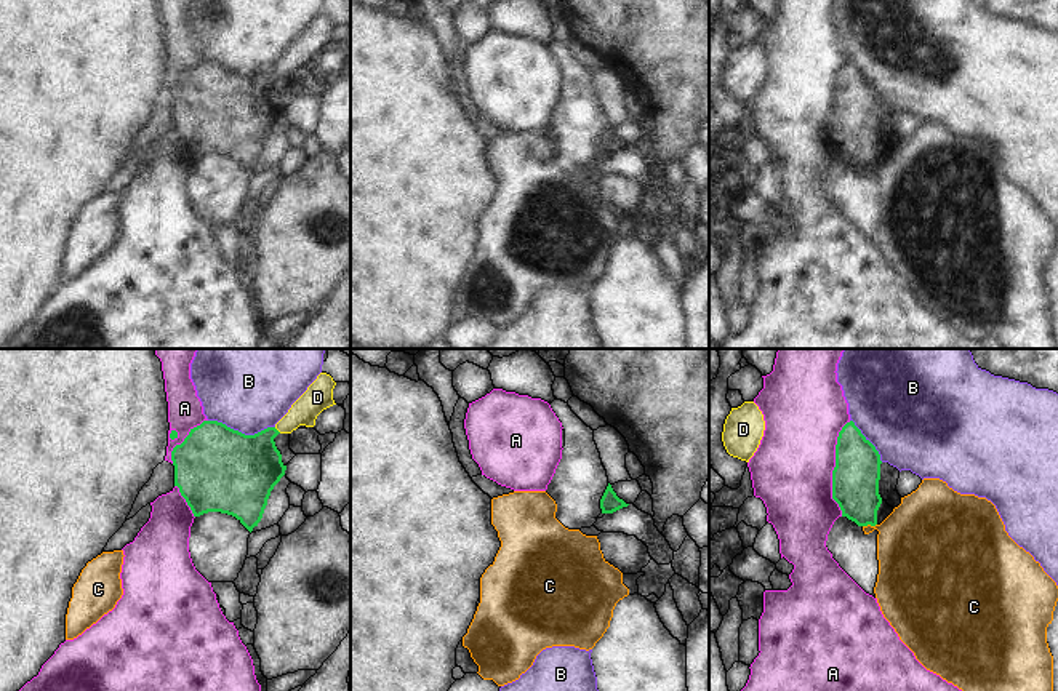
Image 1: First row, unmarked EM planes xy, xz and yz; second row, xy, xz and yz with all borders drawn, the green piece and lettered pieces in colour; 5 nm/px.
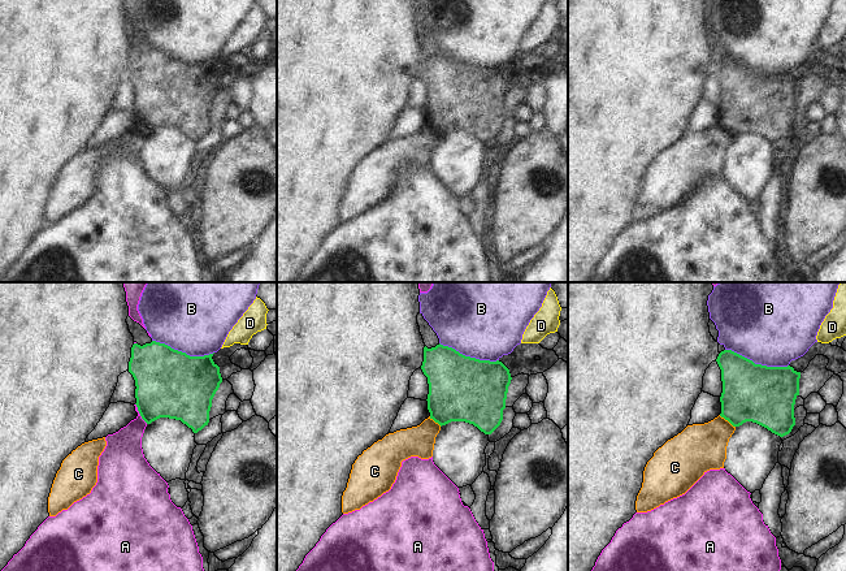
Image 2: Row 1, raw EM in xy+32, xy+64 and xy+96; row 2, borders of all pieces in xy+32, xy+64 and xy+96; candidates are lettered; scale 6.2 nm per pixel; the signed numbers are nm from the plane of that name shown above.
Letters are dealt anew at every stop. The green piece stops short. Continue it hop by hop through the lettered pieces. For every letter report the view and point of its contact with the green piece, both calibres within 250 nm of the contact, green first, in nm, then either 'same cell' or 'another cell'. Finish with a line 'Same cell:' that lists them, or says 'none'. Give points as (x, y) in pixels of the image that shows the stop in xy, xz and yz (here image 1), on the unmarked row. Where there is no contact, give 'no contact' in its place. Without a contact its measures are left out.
A: contact yz (834, 109); calibres 240 and 400 nm; another cell
B: contact xy (240, 74); calibres 440 and 360 nm; another cell
C: contact yz (869, 165); calibres 240 and 380 nm; another cell
D: contact xy (276, 71); calibres 340 and 140 nm; another cell
Same cell: none

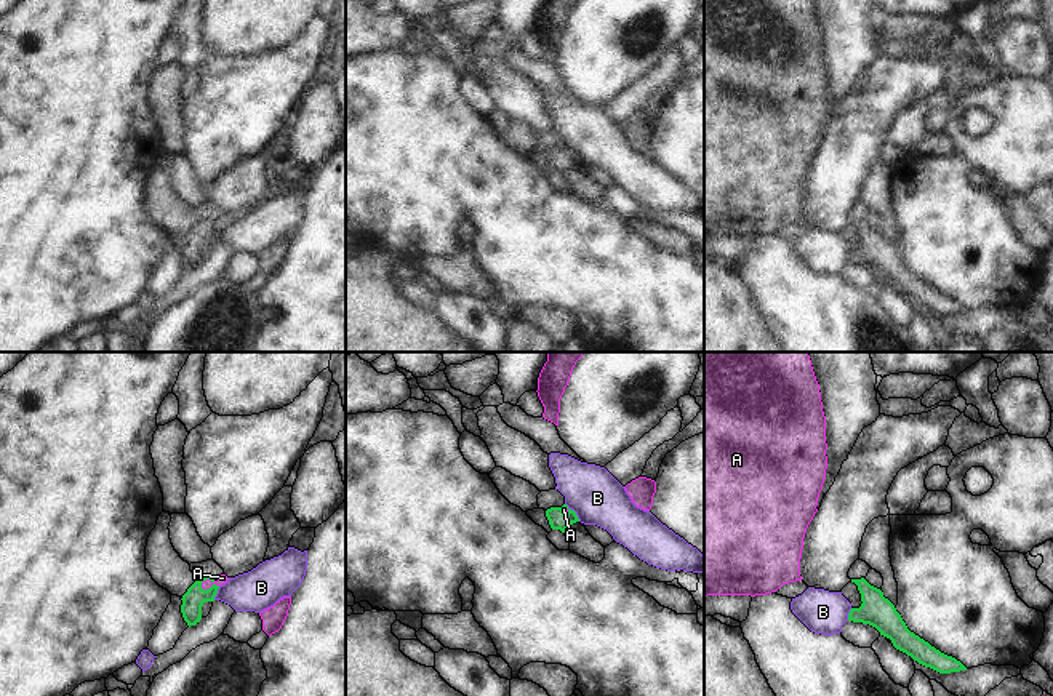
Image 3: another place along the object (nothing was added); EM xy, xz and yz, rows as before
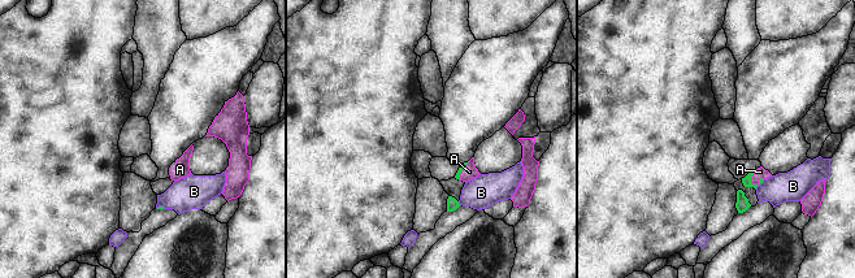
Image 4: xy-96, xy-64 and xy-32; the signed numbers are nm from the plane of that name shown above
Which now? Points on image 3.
A: contact xy (210, 221); calibres 110 and 50 nm; same cell
B: contact xz (575, 154); calibres 100 and 260 nm; another cell
Same cell: A

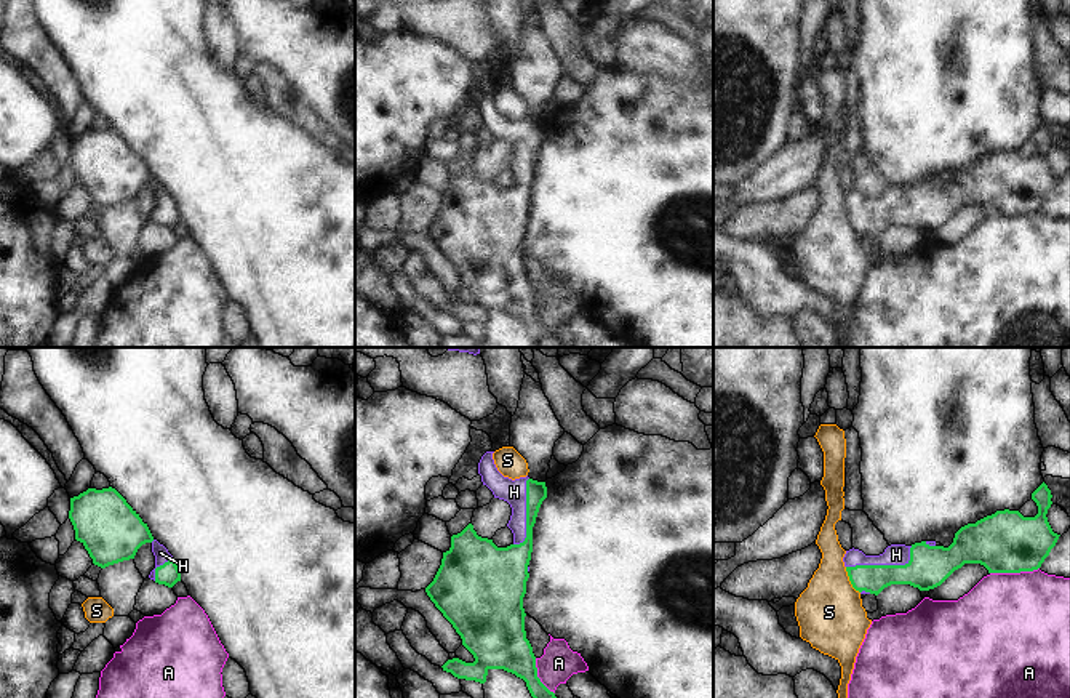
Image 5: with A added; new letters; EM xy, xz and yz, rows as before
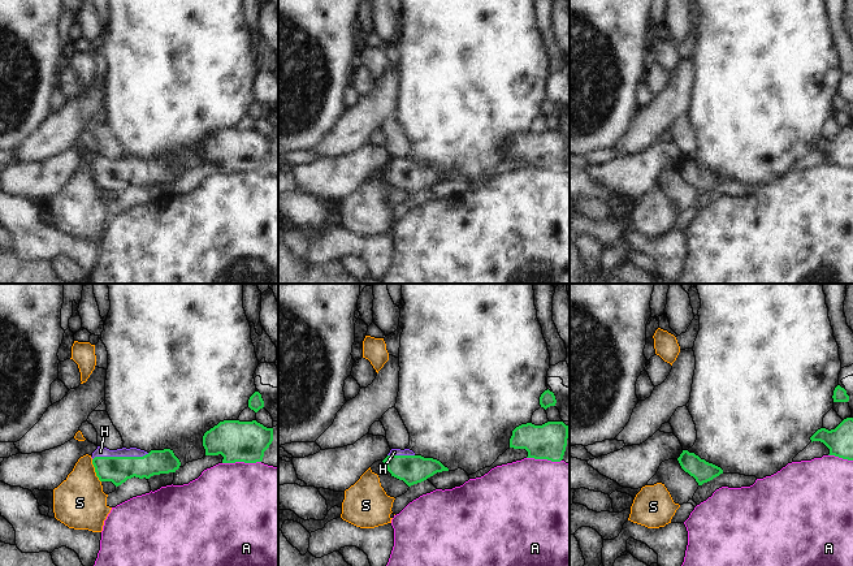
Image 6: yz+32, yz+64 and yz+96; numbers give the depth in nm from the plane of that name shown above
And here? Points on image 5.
A: contact yz (1014, 213); calibres 320 and 500 nm; another cell
H: contact yz (883, 207); calibres 200 and 110 nm; same cell
S: contact yz (850, 221); calibres 140 and 340 nm; another cell
Same cell: H

